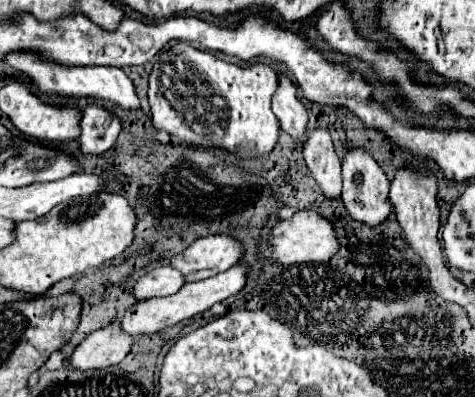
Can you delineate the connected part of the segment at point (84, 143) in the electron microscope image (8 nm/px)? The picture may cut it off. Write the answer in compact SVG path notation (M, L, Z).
M87 106L81 118L79 152L83 154L103 154L107 152L121 132L121 122L117 116L109 114L101 106Z

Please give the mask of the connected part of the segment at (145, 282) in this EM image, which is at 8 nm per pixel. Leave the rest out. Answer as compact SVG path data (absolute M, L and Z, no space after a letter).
M161 266L145 272L131 288L131 294L137 300L165 297L175 294L185 283L185 278L178 270Z

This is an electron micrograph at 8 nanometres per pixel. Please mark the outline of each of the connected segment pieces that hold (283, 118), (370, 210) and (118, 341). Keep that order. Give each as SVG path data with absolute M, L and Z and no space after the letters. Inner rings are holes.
M279 76L279 88L273 100L273 114L277 116L281 130L295 142L307 140L307 108L297 96L297 88L285 76Z
M353 148L347 152L343 160L343 194L341 200L349 212L349 216L355 222L367 224L371 228L385 224L385 220L391 214L391 202L389 202L389 180L385 172L379 168L379 164L373 160L369 152L363 148Z
M119 324L99 328L75 348L69 366L73 370L97 370L119 364L129 354L131 342L131 336L123 334Z

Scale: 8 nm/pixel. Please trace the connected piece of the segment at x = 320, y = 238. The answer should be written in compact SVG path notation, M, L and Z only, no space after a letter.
M301 210L301 212L295 212L289 220L279 218L275 222L275 226L269 232L269 248L271 248L275 264L289 266L289 264L297 264L297 262L329 260L337 252L339 242L335 238L333 226L325 218L321 218L317 212Z

